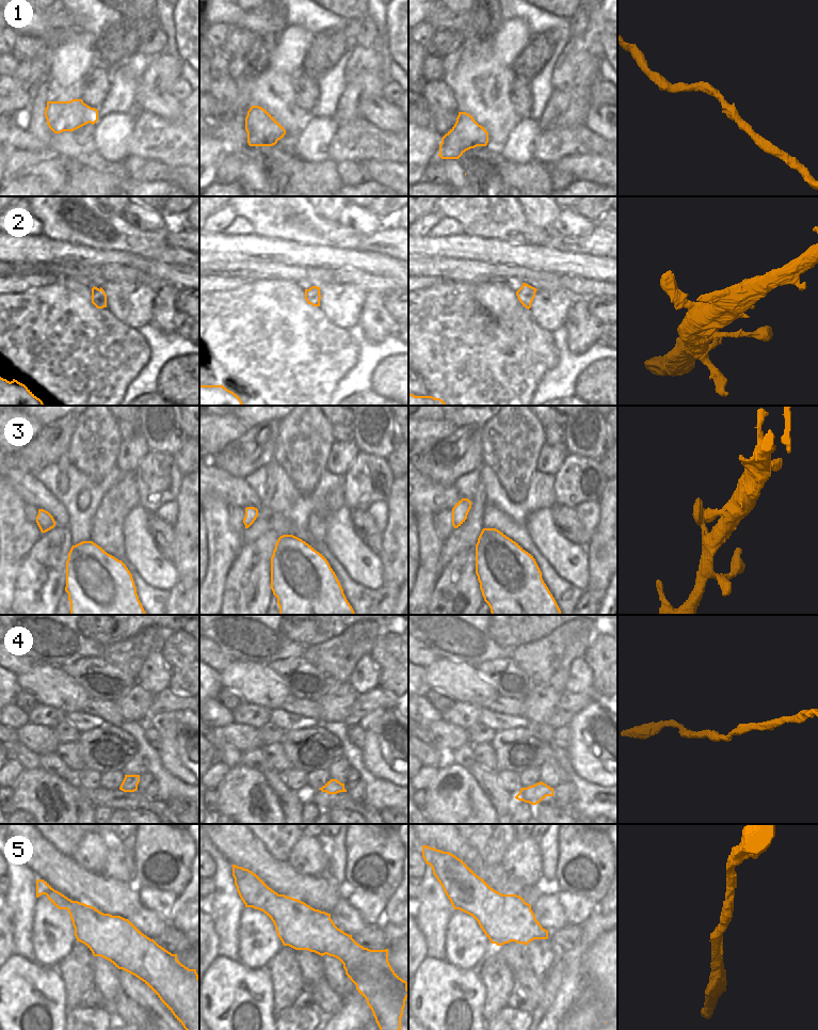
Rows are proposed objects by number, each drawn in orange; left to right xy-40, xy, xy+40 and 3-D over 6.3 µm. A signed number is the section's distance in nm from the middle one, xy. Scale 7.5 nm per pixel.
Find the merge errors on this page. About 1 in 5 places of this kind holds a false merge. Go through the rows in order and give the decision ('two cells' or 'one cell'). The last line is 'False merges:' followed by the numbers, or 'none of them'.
1: one cell
2: two cells
3: one cell
4: one cell
5: one cell
False merges: 2

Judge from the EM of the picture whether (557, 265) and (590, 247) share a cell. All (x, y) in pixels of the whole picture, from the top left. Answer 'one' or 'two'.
two

